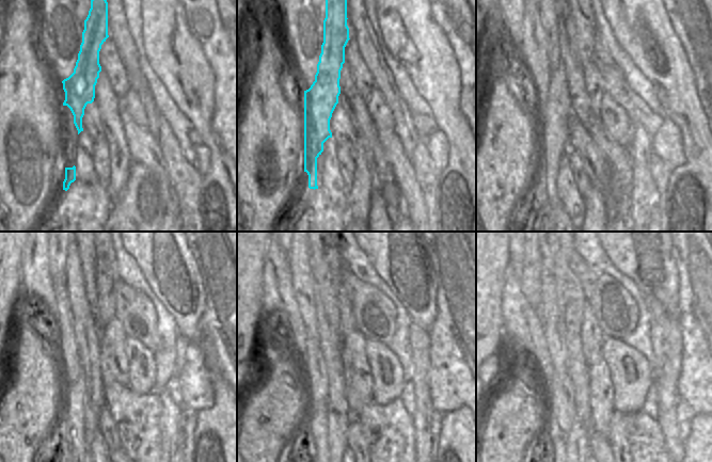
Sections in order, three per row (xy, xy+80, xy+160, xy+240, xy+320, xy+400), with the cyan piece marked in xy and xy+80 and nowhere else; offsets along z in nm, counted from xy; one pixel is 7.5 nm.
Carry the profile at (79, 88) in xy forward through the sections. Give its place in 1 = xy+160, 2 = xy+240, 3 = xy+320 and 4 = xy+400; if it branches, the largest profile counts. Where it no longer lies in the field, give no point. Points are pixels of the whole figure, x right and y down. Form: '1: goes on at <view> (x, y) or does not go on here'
1: goes on at xy+160 (555, 114)
2: goes on at xy+240 (74, 412)
3: goes on at xy+320 (316, 429)
4: goes on at xy+400 (552, 430)

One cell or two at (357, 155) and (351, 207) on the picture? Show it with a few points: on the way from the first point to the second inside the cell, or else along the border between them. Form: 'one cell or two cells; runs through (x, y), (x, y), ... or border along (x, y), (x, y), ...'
one cell; runs through (360, 168), (360, 188), (358, 194)

